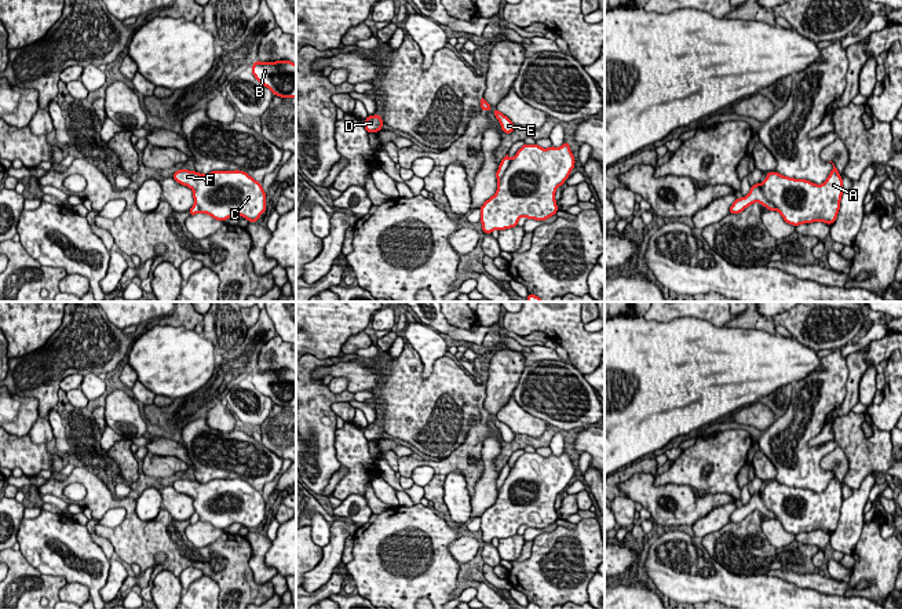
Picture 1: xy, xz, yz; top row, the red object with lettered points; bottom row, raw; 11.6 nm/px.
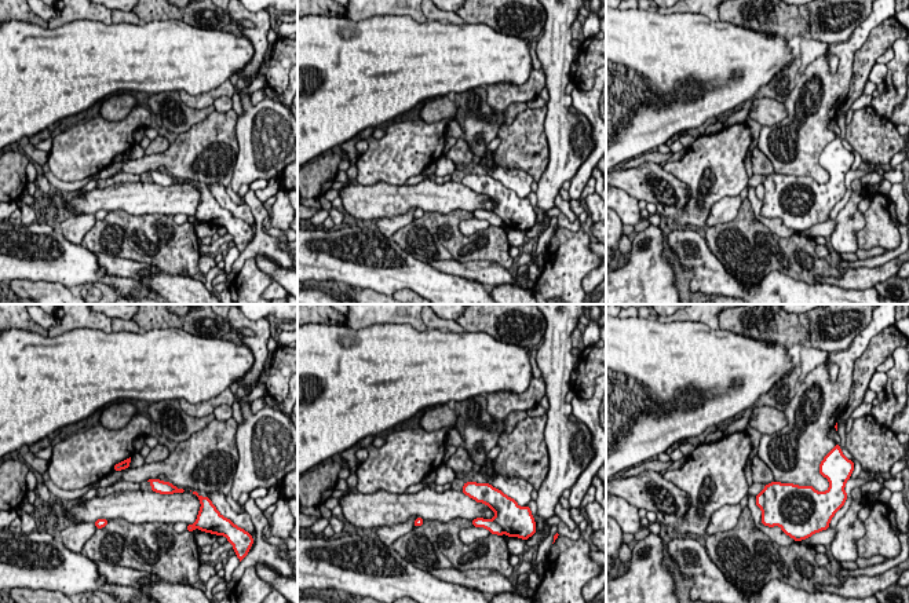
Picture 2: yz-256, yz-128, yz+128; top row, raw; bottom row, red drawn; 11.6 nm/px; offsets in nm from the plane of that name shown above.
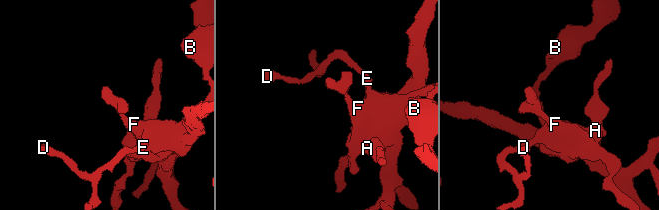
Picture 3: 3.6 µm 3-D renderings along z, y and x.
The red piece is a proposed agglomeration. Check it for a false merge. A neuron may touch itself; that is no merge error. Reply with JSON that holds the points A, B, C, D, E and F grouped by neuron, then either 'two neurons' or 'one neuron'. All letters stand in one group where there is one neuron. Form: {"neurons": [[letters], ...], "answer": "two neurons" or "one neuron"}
{"neurons": [["A", "C", "F"], ["B", "D", "E"]], "answer": "two neurons"}

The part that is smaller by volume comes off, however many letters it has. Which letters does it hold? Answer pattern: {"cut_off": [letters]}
{"cut_off": ["B", "D", "E"]}

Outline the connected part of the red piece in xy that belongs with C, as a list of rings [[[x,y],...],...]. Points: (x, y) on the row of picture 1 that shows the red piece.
[[[179,169],[172,176],[175,182],[193,190],[200,212],[216,220],[240,215],[256,222],[266,211],[266,193],[262,183],[244,171],[212,171],[207,175]]]

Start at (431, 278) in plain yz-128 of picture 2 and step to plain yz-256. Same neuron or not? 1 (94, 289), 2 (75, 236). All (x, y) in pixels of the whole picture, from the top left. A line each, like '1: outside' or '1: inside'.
1: outside
2: outside

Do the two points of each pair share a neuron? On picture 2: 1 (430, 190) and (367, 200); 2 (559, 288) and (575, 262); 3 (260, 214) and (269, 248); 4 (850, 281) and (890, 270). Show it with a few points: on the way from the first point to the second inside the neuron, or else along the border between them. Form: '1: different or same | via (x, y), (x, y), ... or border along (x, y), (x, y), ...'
1: same | via (415, 196), (382, 200)
2: same | via (561, 281), (568, 269)
3: same | via (259, 222), (262, 240)
4: same | via (860, 278), (880, 274)

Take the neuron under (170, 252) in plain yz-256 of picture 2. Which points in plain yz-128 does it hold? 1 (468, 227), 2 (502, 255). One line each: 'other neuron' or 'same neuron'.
1: other neuron
2: same neuron

